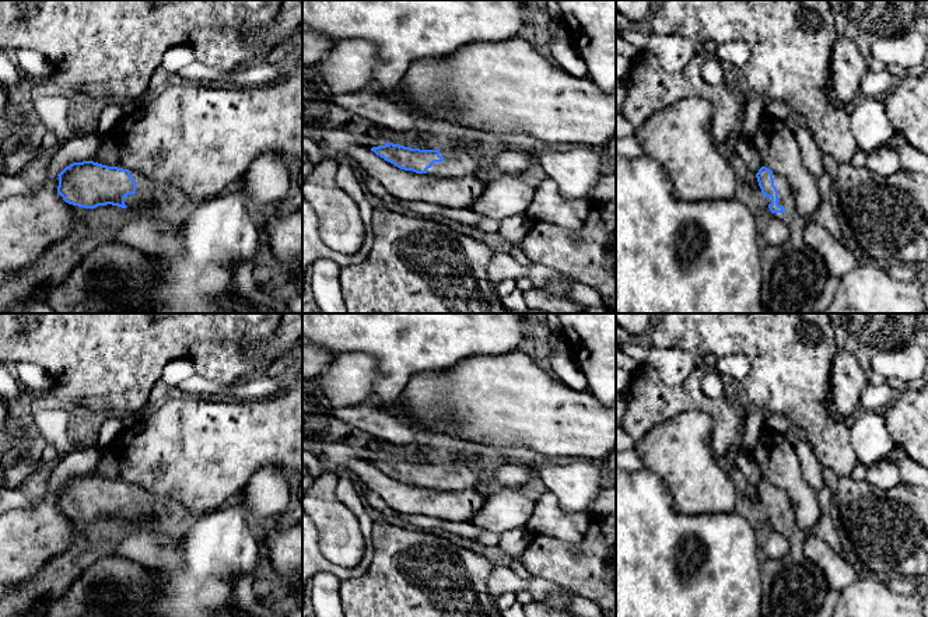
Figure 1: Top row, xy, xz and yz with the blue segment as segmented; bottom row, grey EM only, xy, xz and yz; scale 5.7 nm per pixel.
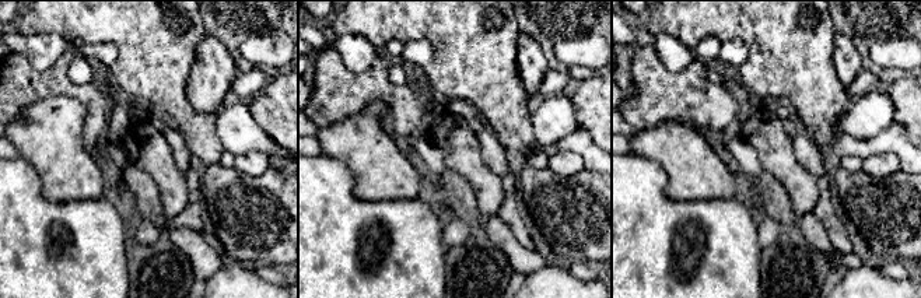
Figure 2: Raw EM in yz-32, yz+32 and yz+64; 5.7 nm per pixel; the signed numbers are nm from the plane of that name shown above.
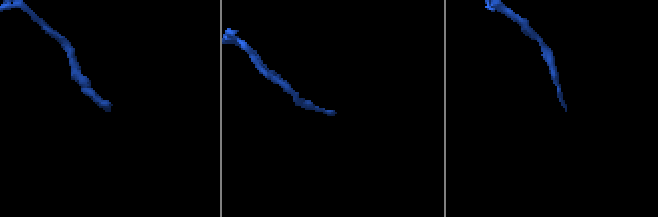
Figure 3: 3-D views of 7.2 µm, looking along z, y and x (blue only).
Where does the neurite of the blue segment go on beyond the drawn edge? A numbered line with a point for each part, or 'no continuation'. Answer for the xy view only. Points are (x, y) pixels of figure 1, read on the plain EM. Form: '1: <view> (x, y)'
1: xy (146, 502)

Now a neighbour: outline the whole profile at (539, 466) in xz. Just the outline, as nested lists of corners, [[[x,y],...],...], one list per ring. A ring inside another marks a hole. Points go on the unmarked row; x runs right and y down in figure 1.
[[[508,446],[493,449],[493,452],[504,458],[507,463],[525,466],[533,476],[542,477],[567,513],[589,515],[589,508],[602,490],[602,469],[591,459],[578,458],[570,464],[553,464],[550,459],[526,448]]]

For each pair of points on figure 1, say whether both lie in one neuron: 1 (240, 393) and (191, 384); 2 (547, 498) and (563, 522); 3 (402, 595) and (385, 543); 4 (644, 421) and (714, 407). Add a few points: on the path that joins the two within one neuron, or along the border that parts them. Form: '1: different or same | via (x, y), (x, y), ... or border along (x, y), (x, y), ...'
1: same | via (227, 389), (203, 385)
2: same | via (547, 504), (557, 516)
3: same | via (402, 582), (395, 570), (395, 556)
4: same | via (661, 405), (664, 402), (697, 402)

